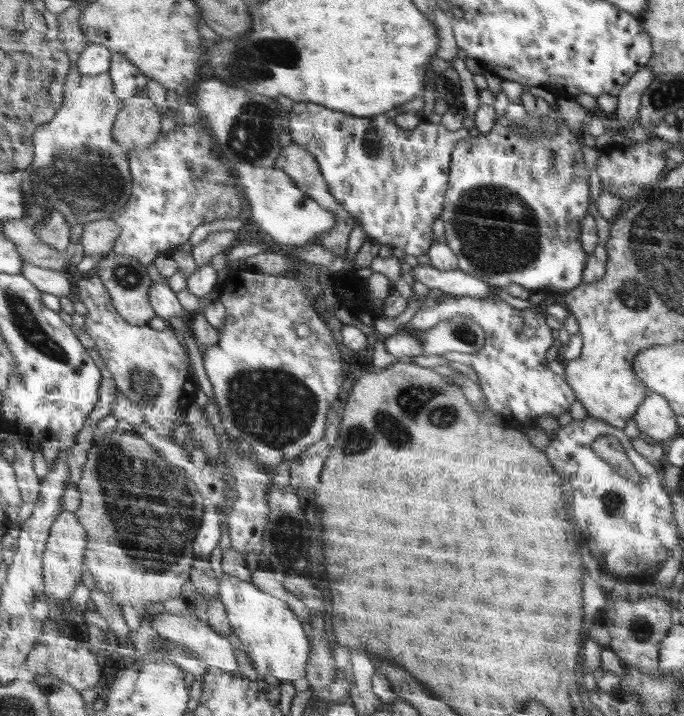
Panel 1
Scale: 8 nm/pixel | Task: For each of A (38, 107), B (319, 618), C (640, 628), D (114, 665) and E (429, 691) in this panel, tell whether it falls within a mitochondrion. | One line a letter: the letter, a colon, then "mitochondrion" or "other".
A: other
B: other
C: mitochondrion
D: other
E: other

